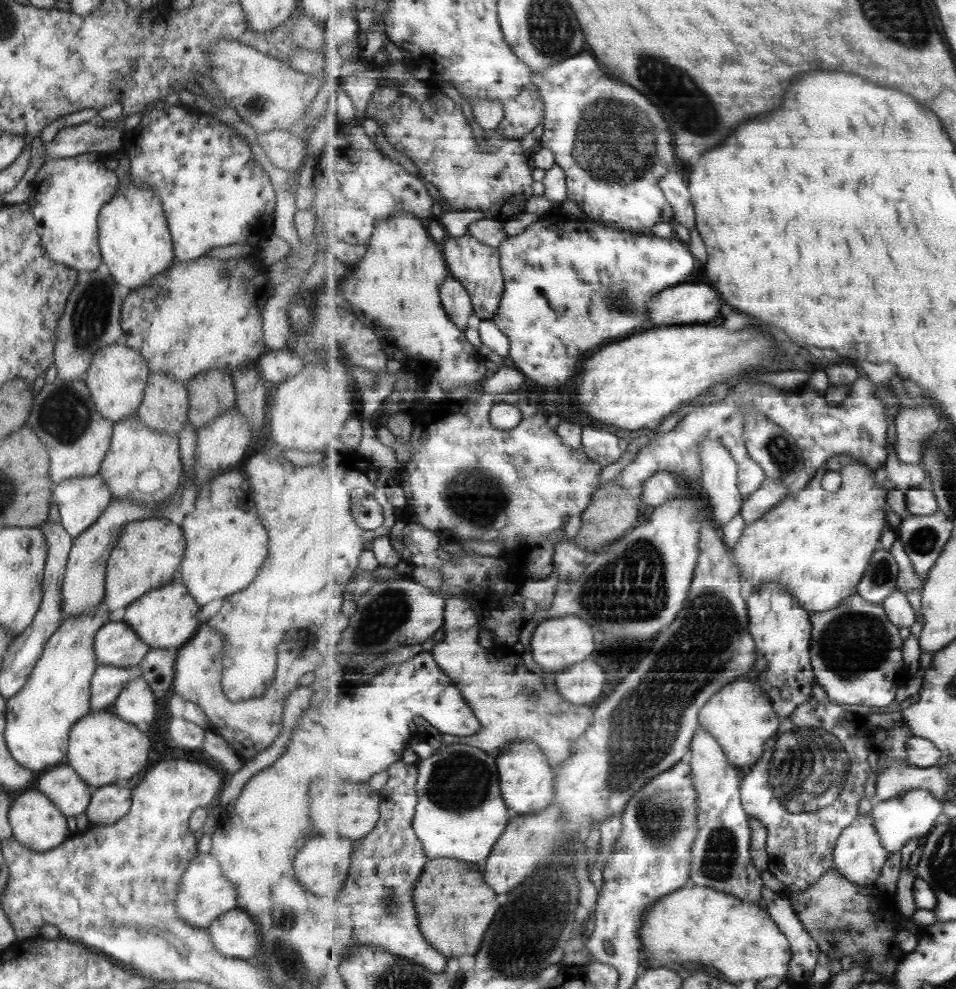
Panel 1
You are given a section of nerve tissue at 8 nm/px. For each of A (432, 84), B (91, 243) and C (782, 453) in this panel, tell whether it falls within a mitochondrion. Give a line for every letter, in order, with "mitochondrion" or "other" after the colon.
A: other
B: other
C: mitochondrion

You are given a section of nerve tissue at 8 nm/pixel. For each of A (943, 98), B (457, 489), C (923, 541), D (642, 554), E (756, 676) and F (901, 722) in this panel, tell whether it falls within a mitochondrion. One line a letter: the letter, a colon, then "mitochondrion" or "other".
A: other
B: mitochondrion
C: mitochondrion
D: mitochondrion
E: other
F: other

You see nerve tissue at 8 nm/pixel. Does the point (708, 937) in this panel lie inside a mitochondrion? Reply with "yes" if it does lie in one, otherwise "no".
no

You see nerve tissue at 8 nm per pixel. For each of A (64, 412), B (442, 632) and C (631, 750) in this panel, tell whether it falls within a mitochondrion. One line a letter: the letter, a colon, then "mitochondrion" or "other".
A: mitochondrion
B: other
C: mitochondrion

